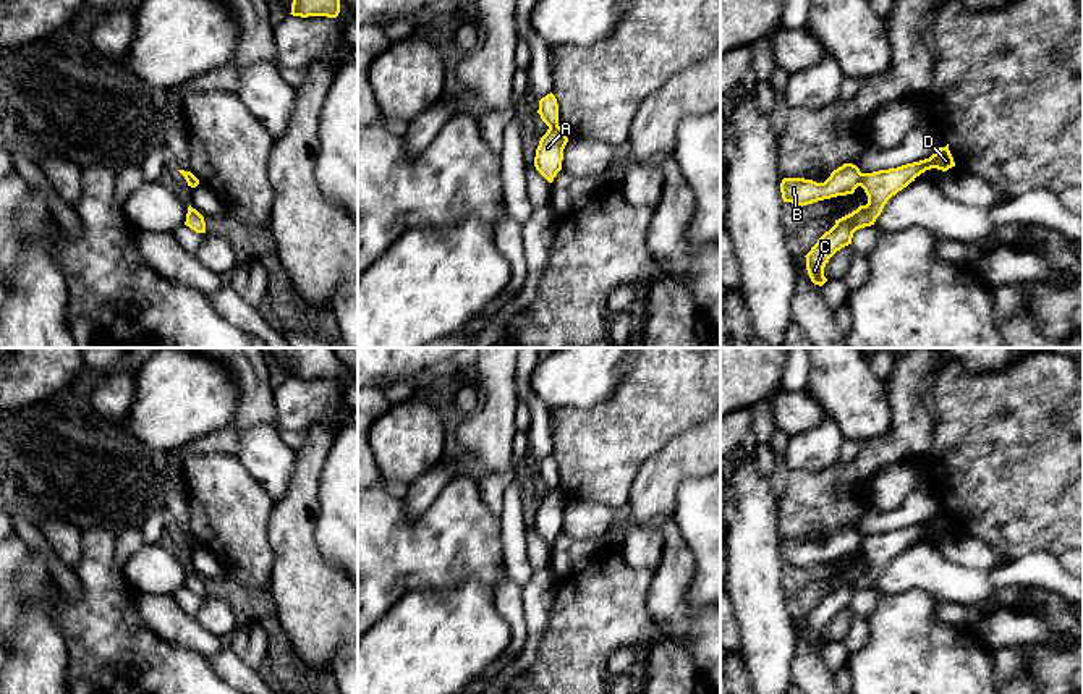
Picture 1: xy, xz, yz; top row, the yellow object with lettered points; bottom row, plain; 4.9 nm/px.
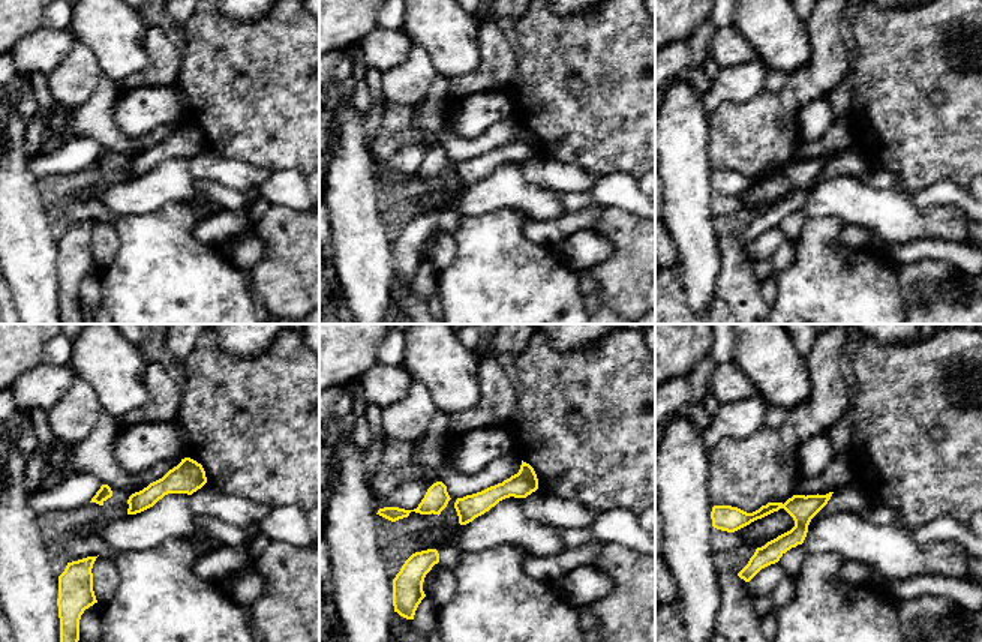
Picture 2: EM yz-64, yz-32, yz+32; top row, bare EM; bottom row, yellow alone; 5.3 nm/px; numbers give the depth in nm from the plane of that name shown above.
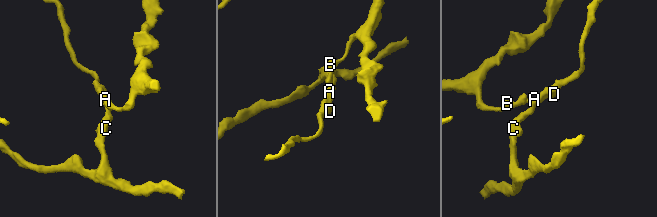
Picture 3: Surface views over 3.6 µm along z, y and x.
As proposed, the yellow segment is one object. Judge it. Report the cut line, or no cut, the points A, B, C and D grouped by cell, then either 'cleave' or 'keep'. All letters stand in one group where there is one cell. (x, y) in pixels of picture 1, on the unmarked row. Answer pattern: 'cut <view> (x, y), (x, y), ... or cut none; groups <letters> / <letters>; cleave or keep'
cut yz (863, 536), (858, 547); groups A C D / B; cleave

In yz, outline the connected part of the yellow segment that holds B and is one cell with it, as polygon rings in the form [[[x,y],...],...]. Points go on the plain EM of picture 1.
[[[843,526],[824,545],[805,540],[784,540],[780,555],[784,565],[808,568],[818,563],[853,556],[861,545],[861,534],[853,526]]]

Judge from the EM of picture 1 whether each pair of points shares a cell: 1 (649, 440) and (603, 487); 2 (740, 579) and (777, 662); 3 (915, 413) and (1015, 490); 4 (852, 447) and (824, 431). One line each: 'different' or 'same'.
1: same
2: same
3: different
4: different

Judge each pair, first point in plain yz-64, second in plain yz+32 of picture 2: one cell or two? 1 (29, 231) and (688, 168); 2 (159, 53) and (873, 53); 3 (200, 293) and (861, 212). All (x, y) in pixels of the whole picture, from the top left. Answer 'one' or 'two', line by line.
1: one
2: two
3: two

